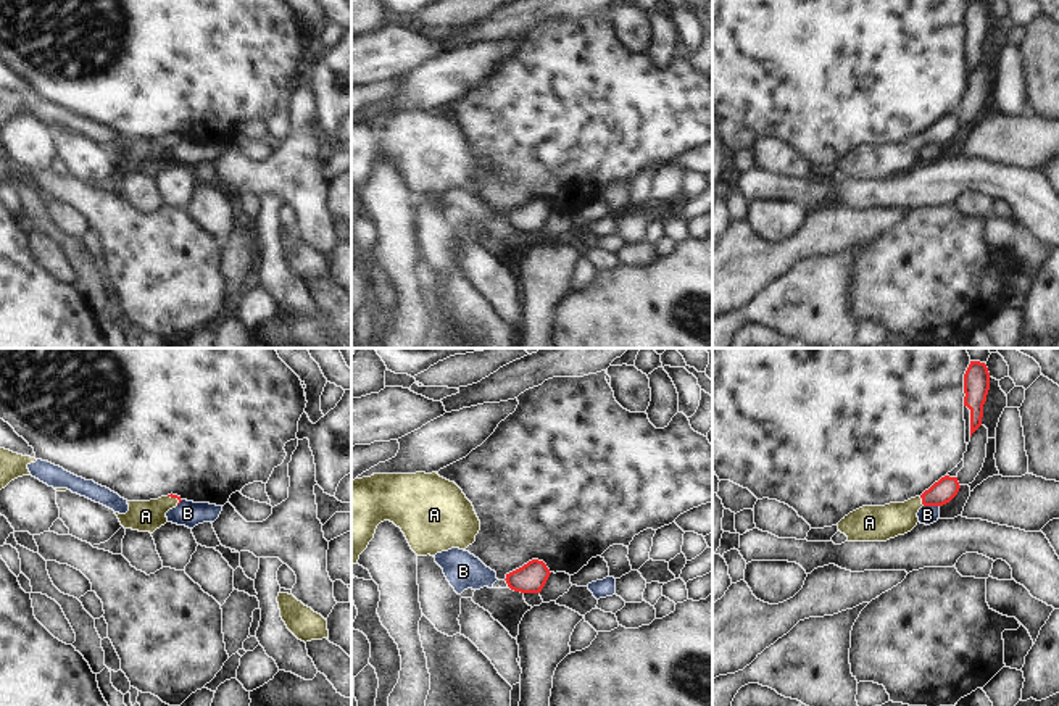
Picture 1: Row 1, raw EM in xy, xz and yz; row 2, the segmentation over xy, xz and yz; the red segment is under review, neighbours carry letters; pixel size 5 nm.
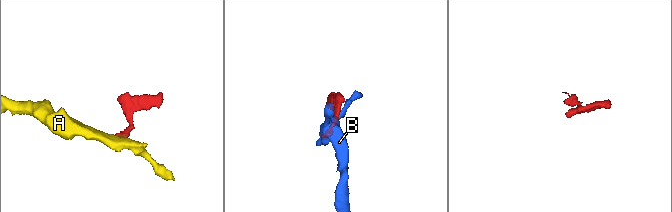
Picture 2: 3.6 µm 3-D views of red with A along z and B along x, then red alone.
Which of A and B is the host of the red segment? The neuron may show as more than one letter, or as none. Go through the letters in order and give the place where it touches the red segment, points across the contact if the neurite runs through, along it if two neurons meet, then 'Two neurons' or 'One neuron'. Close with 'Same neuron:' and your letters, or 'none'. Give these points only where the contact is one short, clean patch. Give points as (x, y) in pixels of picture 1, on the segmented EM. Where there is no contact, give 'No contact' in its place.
A: Touches red at yz (922, 502). Path across: yz (942, 492), (922, 502), (901, 518), (877, 523). One neuron
B: Touches red at yz (932, 505). Boundary: yz (924, 505), (938, 506). Two neurons
Same neuron: A

